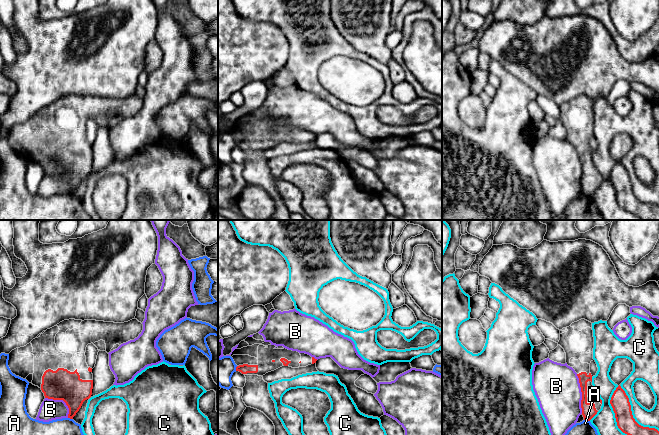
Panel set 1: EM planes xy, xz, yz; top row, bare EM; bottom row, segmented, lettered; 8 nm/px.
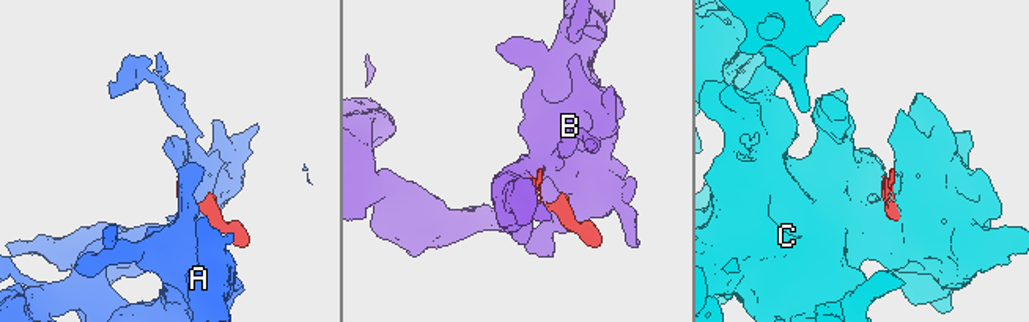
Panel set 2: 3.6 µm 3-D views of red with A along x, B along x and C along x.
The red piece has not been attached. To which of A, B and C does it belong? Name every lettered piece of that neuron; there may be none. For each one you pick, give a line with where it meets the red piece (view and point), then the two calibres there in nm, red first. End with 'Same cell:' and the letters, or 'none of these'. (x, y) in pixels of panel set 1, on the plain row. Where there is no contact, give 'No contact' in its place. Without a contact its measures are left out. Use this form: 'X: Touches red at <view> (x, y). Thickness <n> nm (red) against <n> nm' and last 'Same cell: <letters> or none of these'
Same cell: none of these

